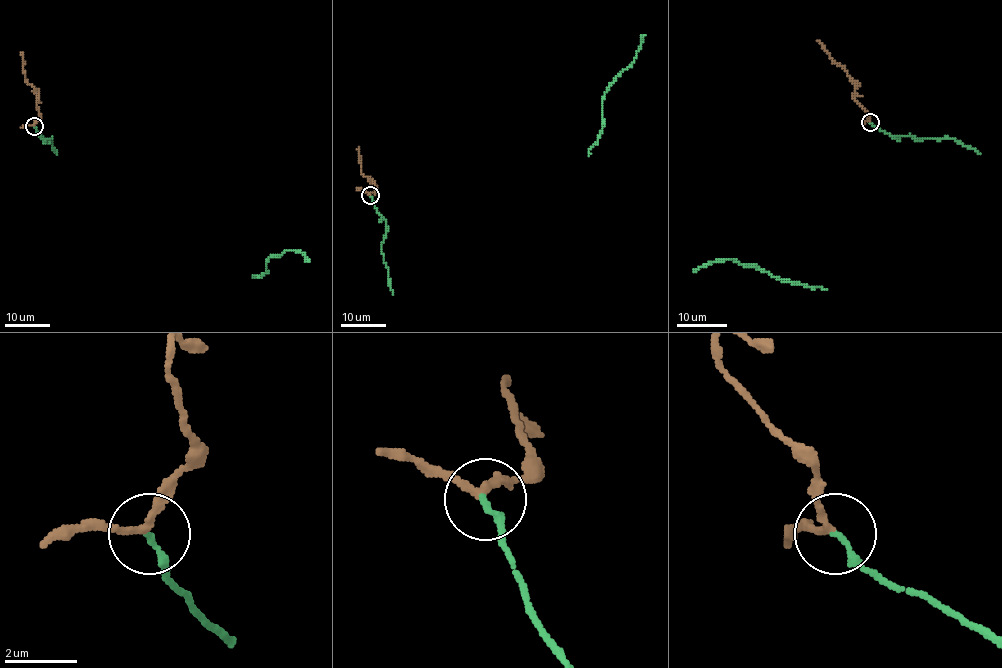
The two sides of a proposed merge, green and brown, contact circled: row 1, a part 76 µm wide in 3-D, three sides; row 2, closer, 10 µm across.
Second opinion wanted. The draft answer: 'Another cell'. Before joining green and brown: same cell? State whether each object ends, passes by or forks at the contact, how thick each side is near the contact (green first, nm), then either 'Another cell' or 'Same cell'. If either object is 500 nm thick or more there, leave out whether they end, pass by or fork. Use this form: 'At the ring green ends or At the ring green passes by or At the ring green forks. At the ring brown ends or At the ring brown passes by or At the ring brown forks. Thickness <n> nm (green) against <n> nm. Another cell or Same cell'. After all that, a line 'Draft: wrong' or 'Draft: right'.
At the ring green ends. At the ring brown passes by. Thickness 170 nm (green) against 180 nm. Another cell
Draft: right

